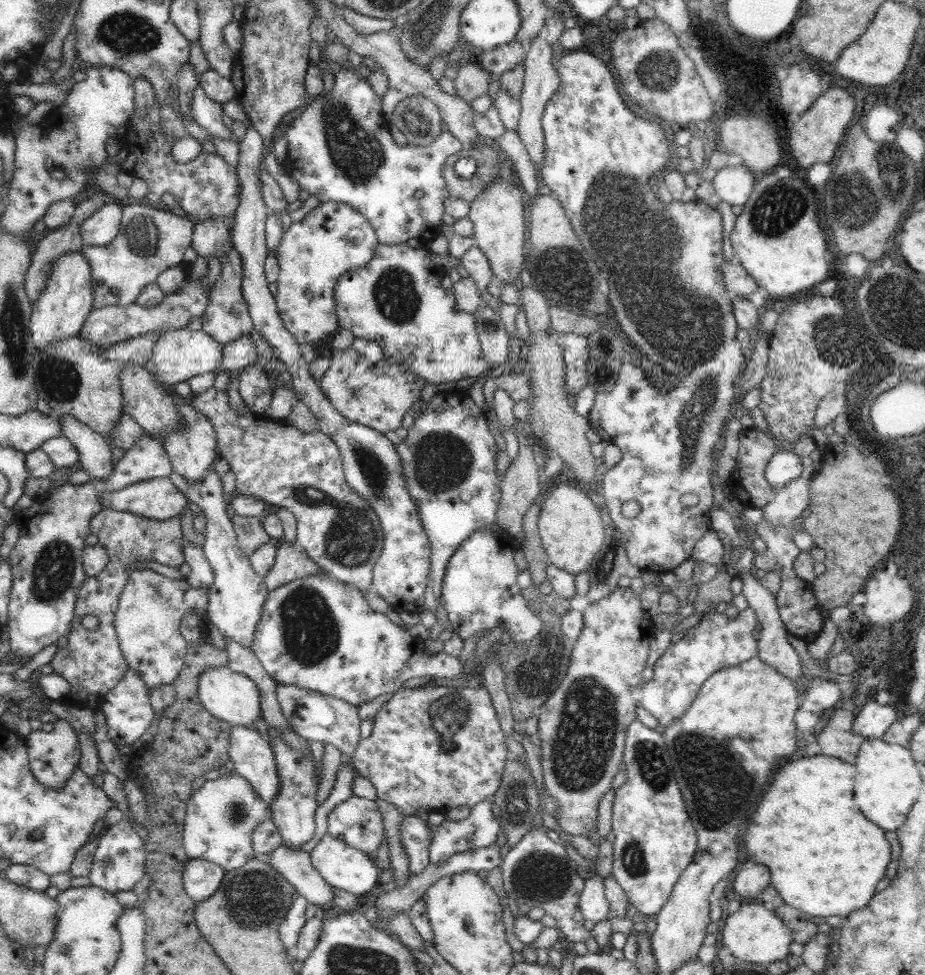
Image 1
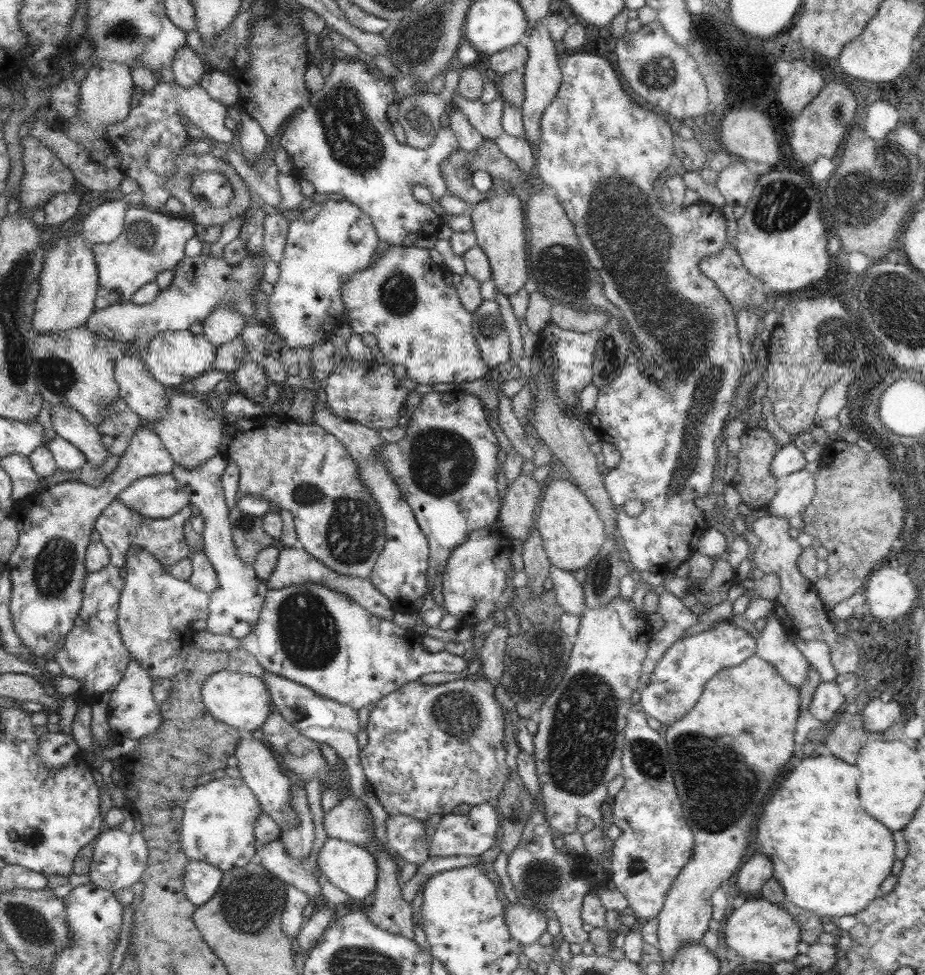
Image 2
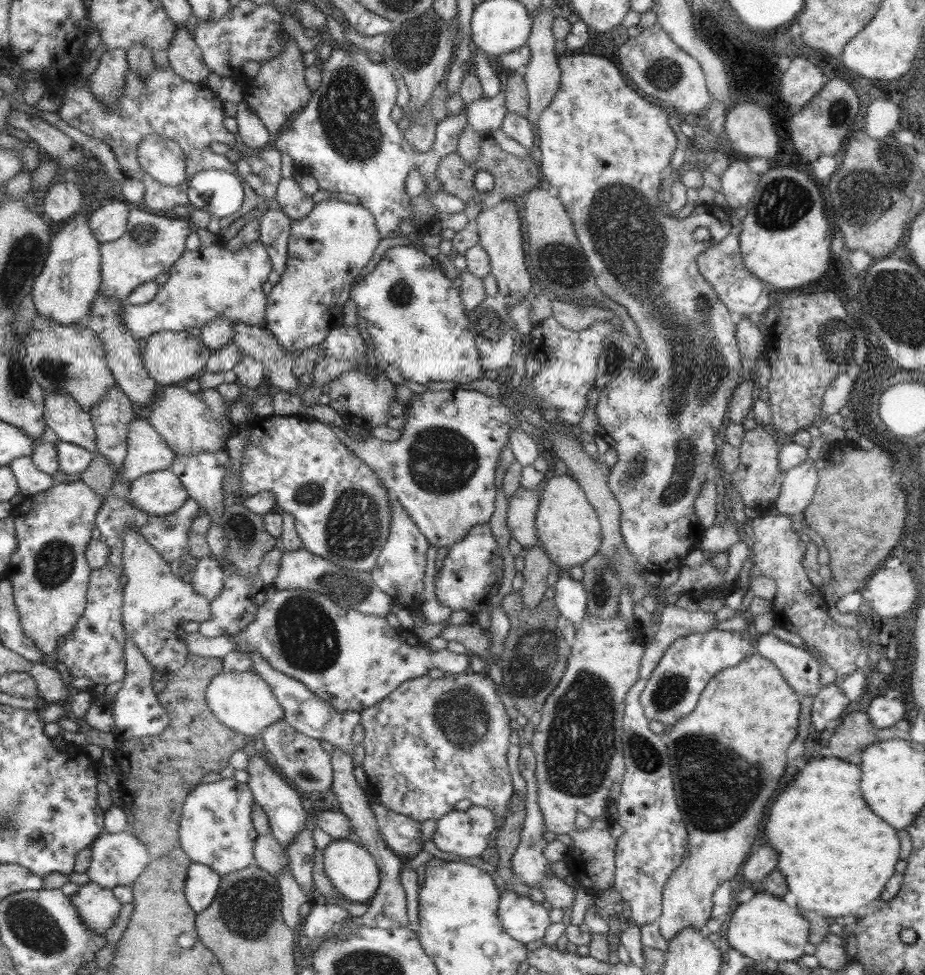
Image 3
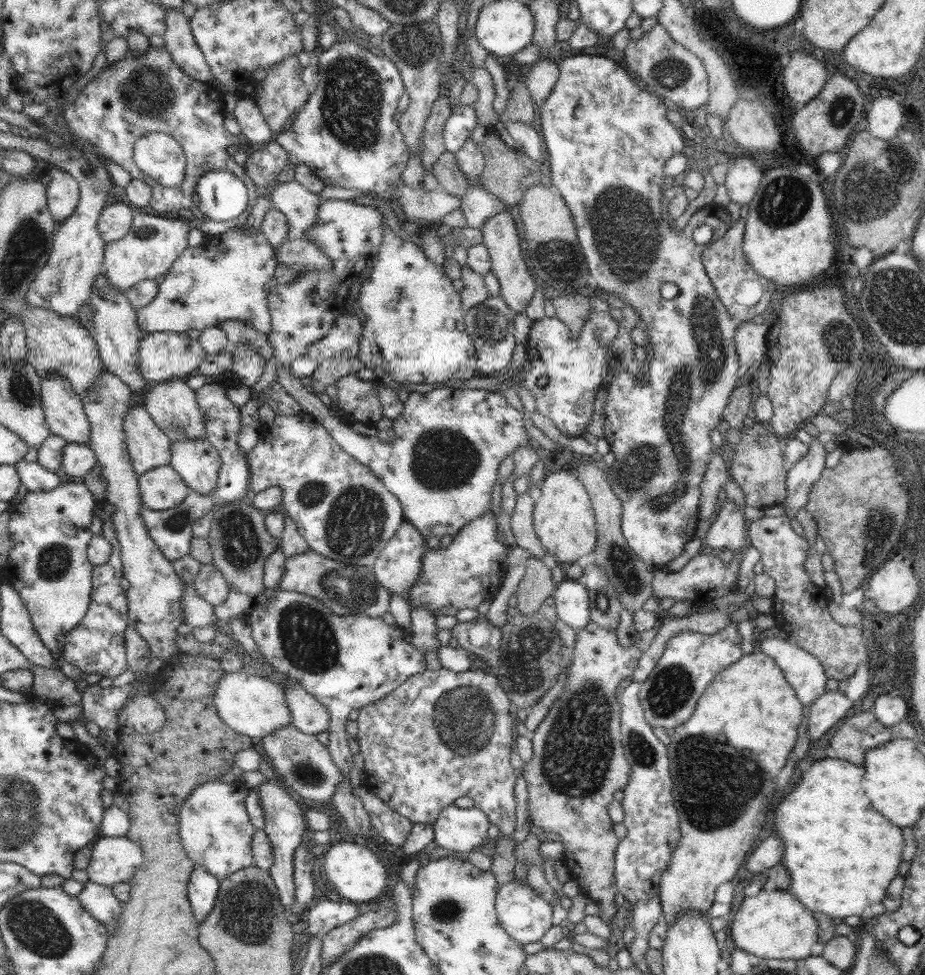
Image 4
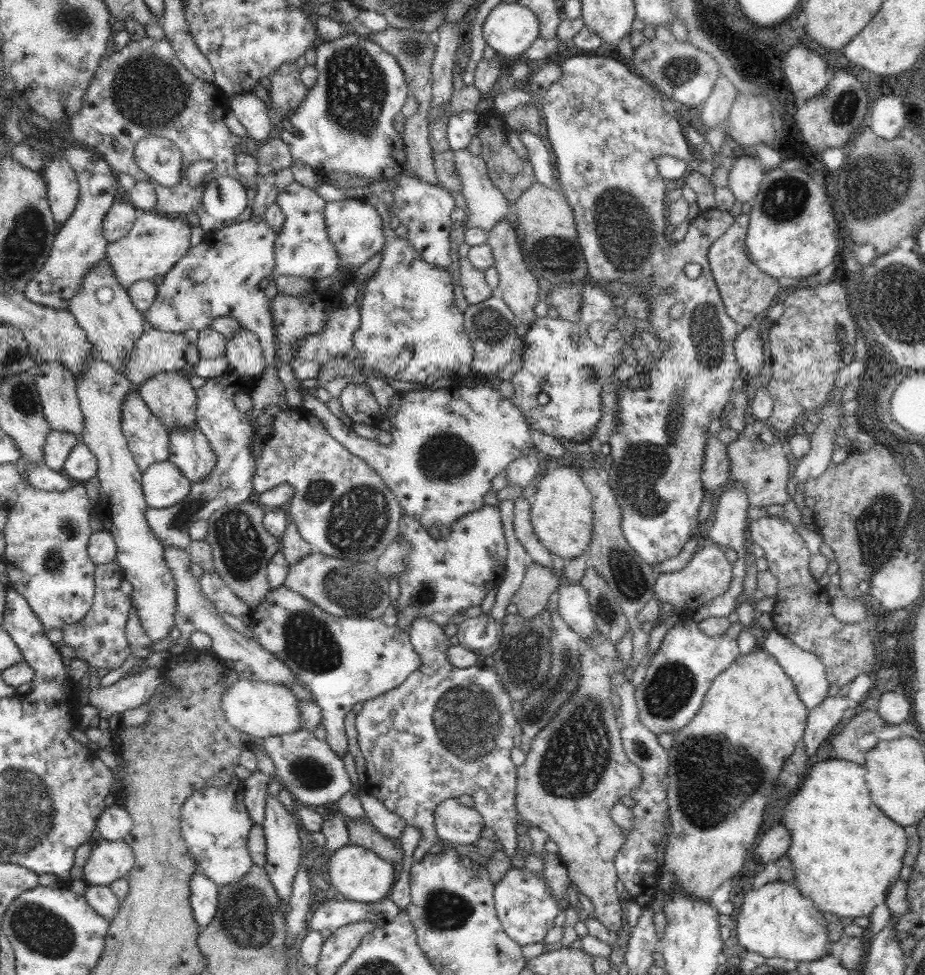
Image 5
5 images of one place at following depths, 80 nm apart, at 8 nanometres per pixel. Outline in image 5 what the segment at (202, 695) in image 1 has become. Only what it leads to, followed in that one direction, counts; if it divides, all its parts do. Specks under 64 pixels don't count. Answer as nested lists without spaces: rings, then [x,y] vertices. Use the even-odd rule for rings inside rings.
[[[238,677],[231,687],[224,692],[221,698],[221,707],[228,724],[261,741],[269,736],[288,734],[302,729],[299,702],[300,700],[296,699],[288,687]]]

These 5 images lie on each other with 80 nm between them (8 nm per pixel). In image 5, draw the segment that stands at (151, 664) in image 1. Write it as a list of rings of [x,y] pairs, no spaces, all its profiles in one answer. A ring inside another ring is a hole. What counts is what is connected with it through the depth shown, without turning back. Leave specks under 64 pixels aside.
[[[97,356],[85,362],[85,370],[81,376],[76,376],[77,397],[84,415],[84,428],[81,442],[83,442],[97,458],[97,477],[100,483],[99,499],[96,503],[100,509],[99,519],[104,531],[112,534],[112,539],[118,548],[117,564],[122,568],[123,580],[132,584],[131,605],[137,610],[142,628],[154,642],[156,648],[169,638],[169,632],[175,627],[176,590],[172,572],[164,562],[164,547],[156,539],[146,520],[148,503],[141,485],[142,472],[138,468],[133,454],[127,445],[126,437],[122,432],[122,411],[126,395],[137,386],[132,384],[123,373],[116,370],[111,364],[104,362]]]

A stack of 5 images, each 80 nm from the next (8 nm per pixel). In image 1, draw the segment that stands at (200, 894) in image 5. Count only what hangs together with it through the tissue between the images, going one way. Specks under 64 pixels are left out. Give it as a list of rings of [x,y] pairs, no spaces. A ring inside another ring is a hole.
[[[189,859],[183,872],[183,887],[186,894],[195,902],[210,898],[222,884],[225,870],[202,859]]]

